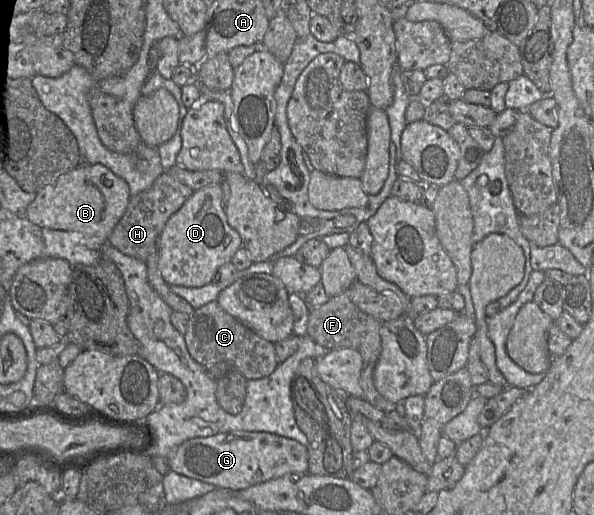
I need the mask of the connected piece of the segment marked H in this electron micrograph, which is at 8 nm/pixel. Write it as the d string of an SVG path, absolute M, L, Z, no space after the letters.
M164 171L149 189L130 196L127 208L111 232L108 243L123 254L146 262L148 256L158 250L159 236L170 216L181 208L193 192Z

